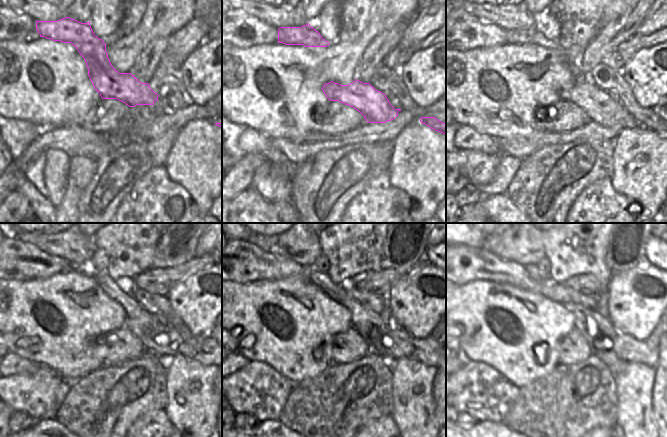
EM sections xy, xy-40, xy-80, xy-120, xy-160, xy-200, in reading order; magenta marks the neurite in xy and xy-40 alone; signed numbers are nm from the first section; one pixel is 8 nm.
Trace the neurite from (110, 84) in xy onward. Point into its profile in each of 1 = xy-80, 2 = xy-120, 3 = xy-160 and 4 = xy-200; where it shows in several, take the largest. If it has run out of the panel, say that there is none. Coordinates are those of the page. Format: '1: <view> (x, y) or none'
1: xy-80 (597, 104)
2: xy-120 (153, 339)
3: xy-160 (397, 335)
4: xy-200 (649, 359)

